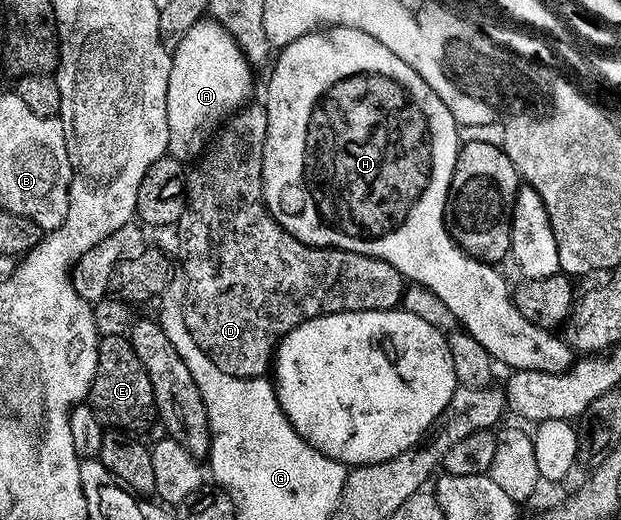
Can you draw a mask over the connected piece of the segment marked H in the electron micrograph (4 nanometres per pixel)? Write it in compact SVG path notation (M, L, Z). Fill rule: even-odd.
M333 27L321 29L316 33L310 33L299 41L295 41L289 47L284 48L280 55L271 81L269 83L269 128L267 129L267 141L265 142L265 206L273 220L280 223L283 230L294 235L300 243L307 243L311 247L324 247L335 251L350 251L366 255L372 259L387 261L410 283L418 287L425 287L435 293L437 297L449 309L458 324L470 335L479 341L487 349L487 353L493 356L498 364L501 363L513 371L538 371L539 373L551 373L552 375L564 375L573 371L575 367L574 348L565 342L560 334L545 331L542 327L531 325L523 313L513 304L511 287L505 284L505 279L500 275L496 266L481 262L480 259L471 259L458 247L455 240L449 236L449 230L445 227L445 207L449 203L449 190L451 181L455 177L455 165L462 149L461 133L455 117L447 105L407 65L407 61L399 61L387 45L375 41L367 33L350 27Z

